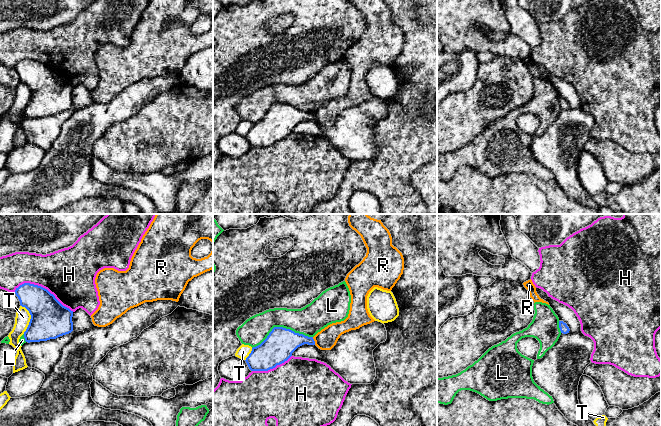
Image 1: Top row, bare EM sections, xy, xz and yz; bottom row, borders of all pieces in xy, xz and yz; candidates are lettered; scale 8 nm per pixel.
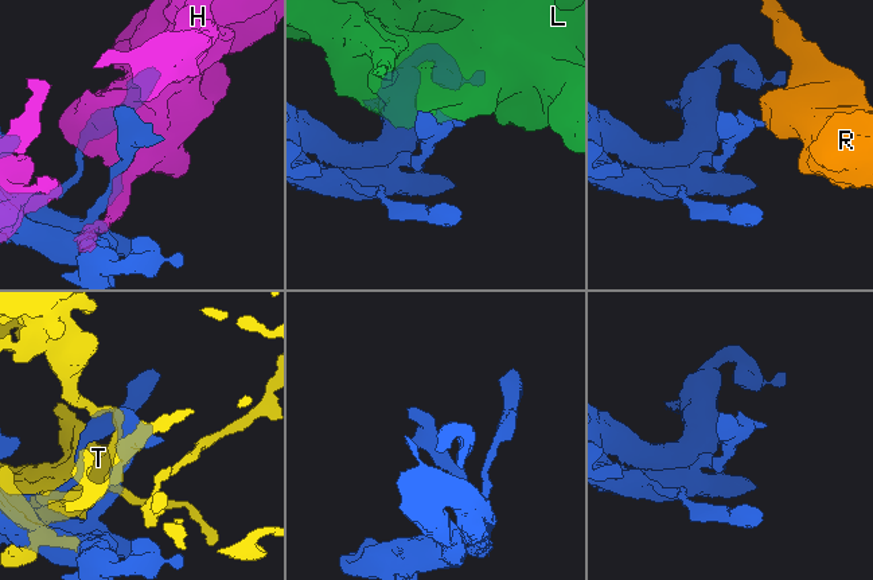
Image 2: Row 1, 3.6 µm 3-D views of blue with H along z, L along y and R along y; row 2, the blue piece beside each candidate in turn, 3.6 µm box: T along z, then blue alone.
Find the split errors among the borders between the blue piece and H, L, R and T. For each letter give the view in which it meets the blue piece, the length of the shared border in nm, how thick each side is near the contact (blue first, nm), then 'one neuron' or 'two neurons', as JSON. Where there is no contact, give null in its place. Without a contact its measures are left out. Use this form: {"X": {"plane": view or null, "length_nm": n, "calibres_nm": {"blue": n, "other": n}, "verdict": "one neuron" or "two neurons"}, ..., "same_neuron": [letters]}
{"H": {"plane": "xy", "length_nm": 500, "calibres_nm": {"blue": 300, "other": 420}, "verdict": "two neurons"}, "L": {"plane": "xz", "length_nm": 500, "calibres_nm": {"blue": 240, "other": 240}, "verdict": "two neurons"}, "R": {"plane": "xz", "length_nm": 70, "calibres_nm": {"blue": 220, "other": 170}, "verdict": "two neurons"}, "T": {"plane": "xy", "length_nm": 240, "calibres_nm": {"blue": 300, "other": 120}, "verdict": "two neurons"}, "same_neuron": []}

